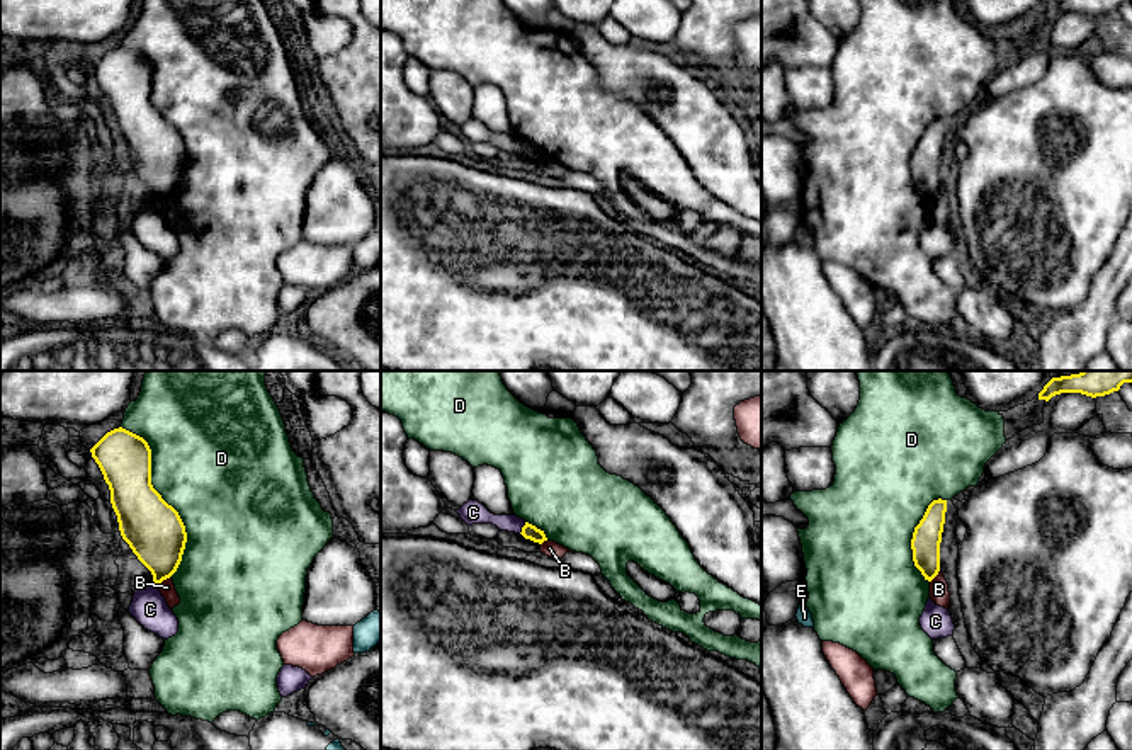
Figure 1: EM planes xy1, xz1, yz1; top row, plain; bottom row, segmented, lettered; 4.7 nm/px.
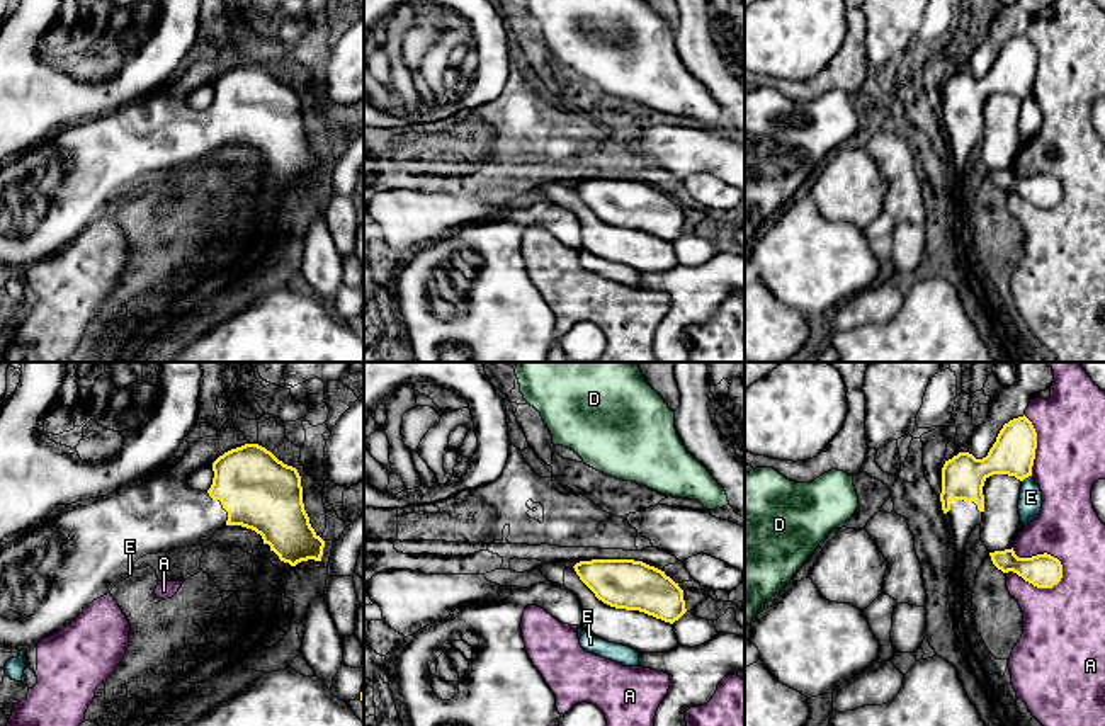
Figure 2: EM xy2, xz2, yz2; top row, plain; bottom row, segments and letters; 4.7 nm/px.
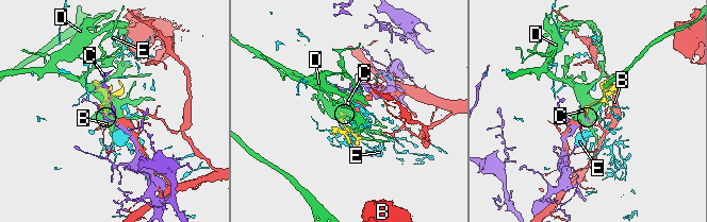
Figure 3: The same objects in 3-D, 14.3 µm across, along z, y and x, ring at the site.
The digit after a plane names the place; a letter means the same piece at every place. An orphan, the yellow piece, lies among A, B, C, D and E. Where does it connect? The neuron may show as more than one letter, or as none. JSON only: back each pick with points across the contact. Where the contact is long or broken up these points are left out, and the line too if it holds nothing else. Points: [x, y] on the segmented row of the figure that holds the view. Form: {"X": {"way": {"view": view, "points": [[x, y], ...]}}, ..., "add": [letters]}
{"add": []}

